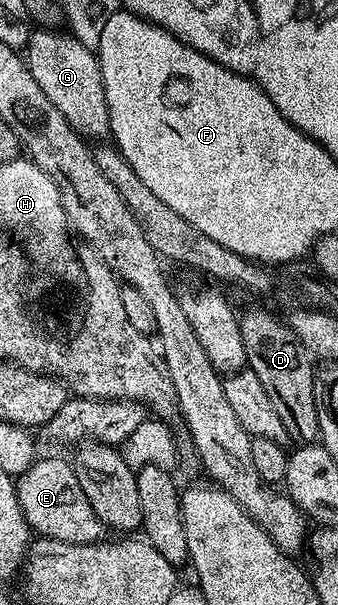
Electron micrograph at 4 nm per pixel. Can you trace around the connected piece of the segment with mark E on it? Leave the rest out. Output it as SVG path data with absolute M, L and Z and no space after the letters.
M34 458L22 475L16 476L17 504L27 521L30 532L64 543L96 543L107 528L99 521L87 493L79 489L79 480L73 472L72 462L61 459Z

